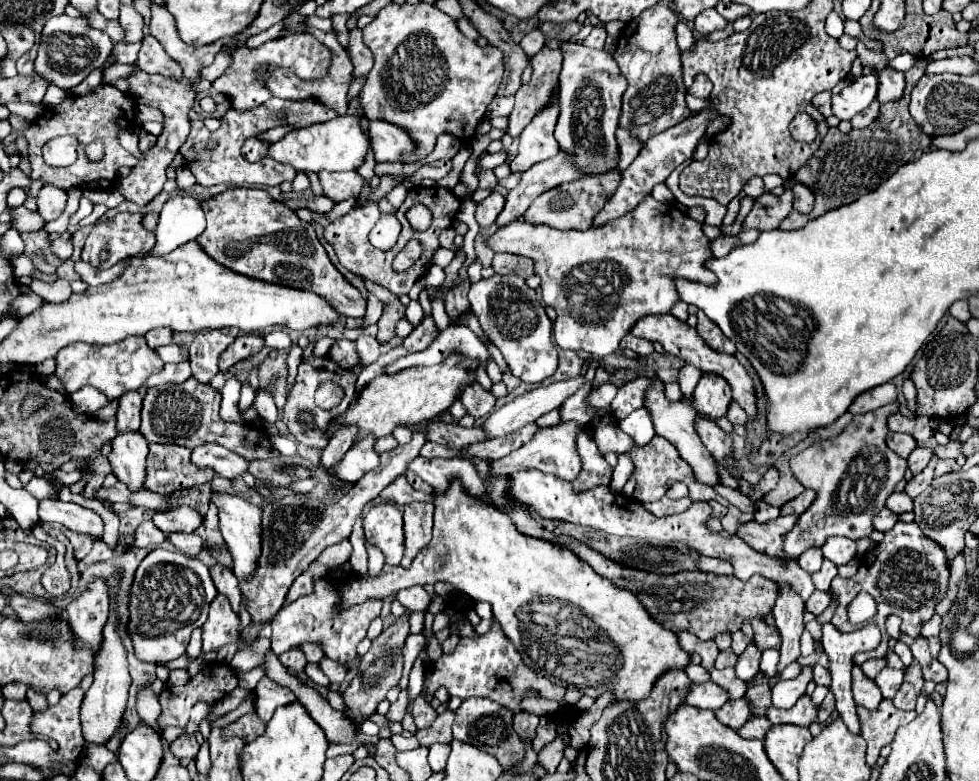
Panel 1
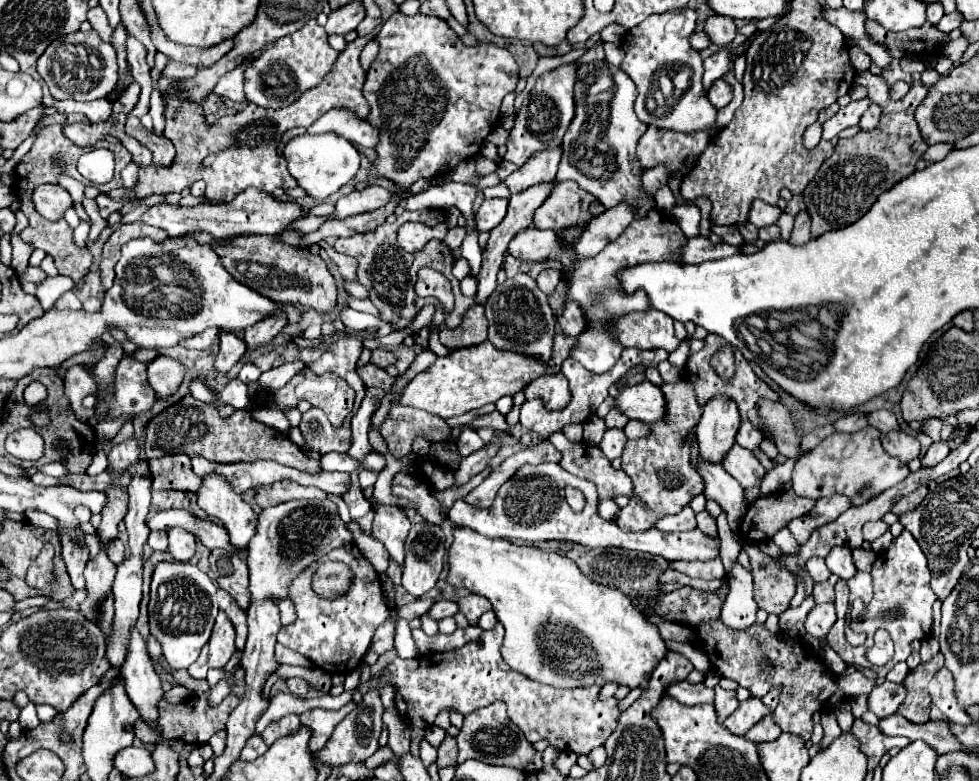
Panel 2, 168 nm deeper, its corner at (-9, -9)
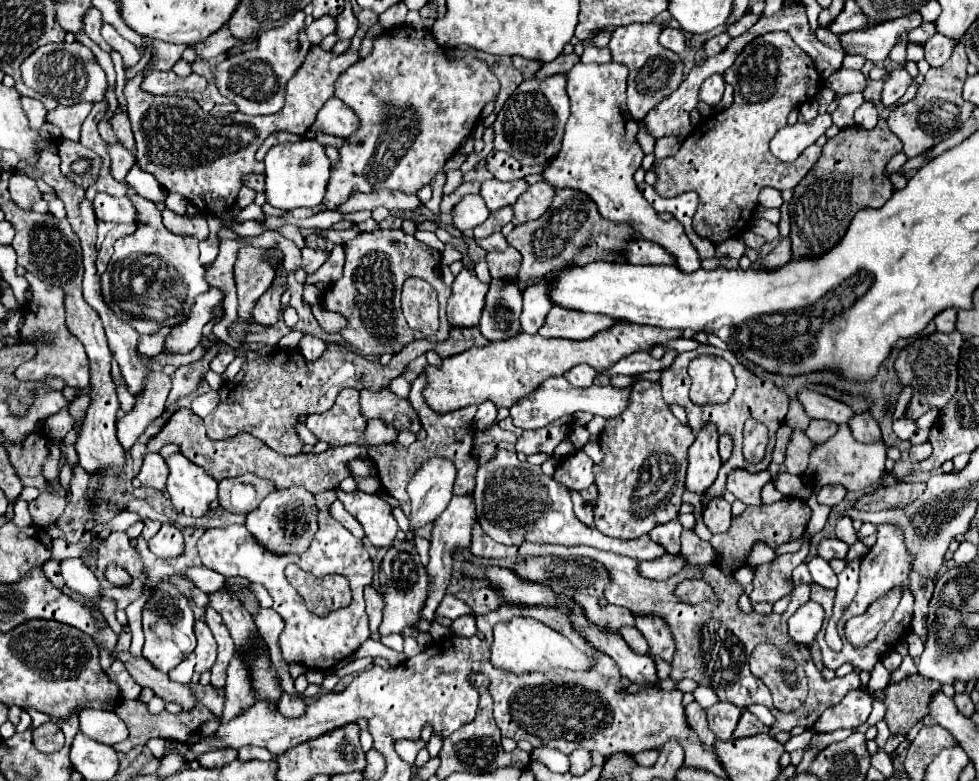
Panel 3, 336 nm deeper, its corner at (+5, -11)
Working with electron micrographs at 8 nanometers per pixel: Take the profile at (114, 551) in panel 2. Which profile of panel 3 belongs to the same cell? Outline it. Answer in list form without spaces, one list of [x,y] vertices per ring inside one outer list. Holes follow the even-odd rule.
[[[110,564],[110,568],[106,570],[106,580],[118,588],[128,588],[132,584],[132,578],[126,570],[118,568],[116,564]]]

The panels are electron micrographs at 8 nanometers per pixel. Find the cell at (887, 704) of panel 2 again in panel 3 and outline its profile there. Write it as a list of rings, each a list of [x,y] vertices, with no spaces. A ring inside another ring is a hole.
[[[864,690],[848,692],[834,708],[828,708],[814,724],[816,732],[834,732],[838,728],[858,728],[872,712],[872,696]]]

